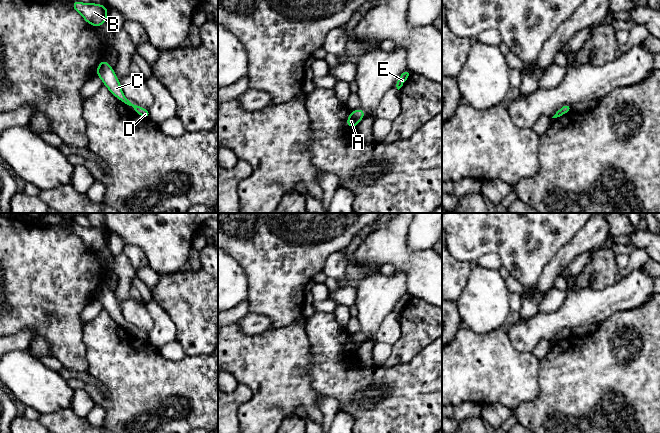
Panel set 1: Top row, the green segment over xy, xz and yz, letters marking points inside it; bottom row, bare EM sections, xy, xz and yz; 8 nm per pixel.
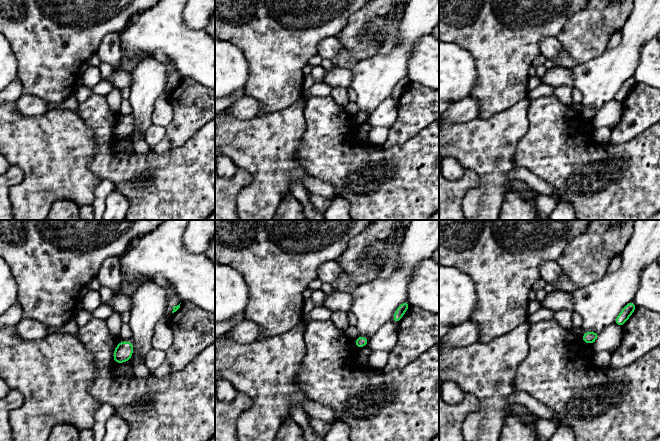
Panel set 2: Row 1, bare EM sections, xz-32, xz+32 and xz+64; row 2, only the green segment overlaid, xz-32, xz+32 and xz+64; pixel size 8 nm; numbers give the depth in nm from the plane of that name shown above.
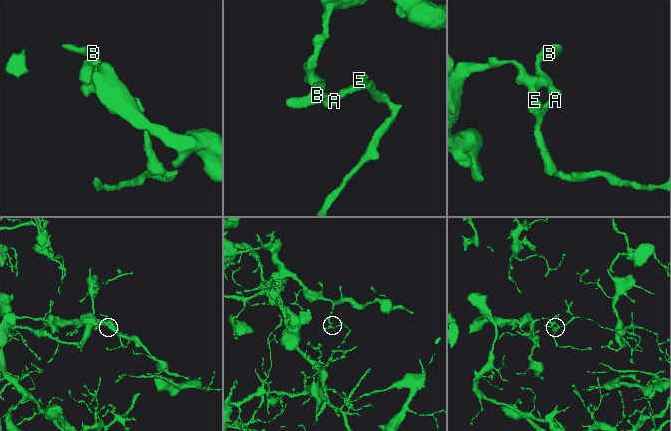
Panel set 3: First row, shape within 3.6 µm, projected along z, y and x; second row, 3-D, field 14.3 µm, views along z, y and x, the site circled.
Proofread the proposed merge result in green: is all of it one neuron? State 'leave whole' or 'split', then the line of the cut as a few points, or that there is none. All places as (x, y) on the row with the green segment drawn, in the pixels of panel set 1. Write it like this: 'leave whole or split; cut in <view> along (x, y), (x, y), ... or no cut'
leave whole; no cut

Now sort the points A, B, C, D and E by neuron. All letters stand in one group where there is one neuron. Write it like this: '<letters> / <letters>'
A B C D E

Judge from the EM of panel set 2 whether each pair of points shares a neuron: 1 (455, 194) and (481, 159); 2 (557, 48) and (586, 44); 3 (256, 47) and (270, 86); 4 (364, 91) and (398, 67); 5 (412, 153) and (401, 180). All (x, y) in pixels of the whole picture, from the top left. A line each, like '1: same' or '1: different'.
1: different
2: different
3: same
4: same
5: same

